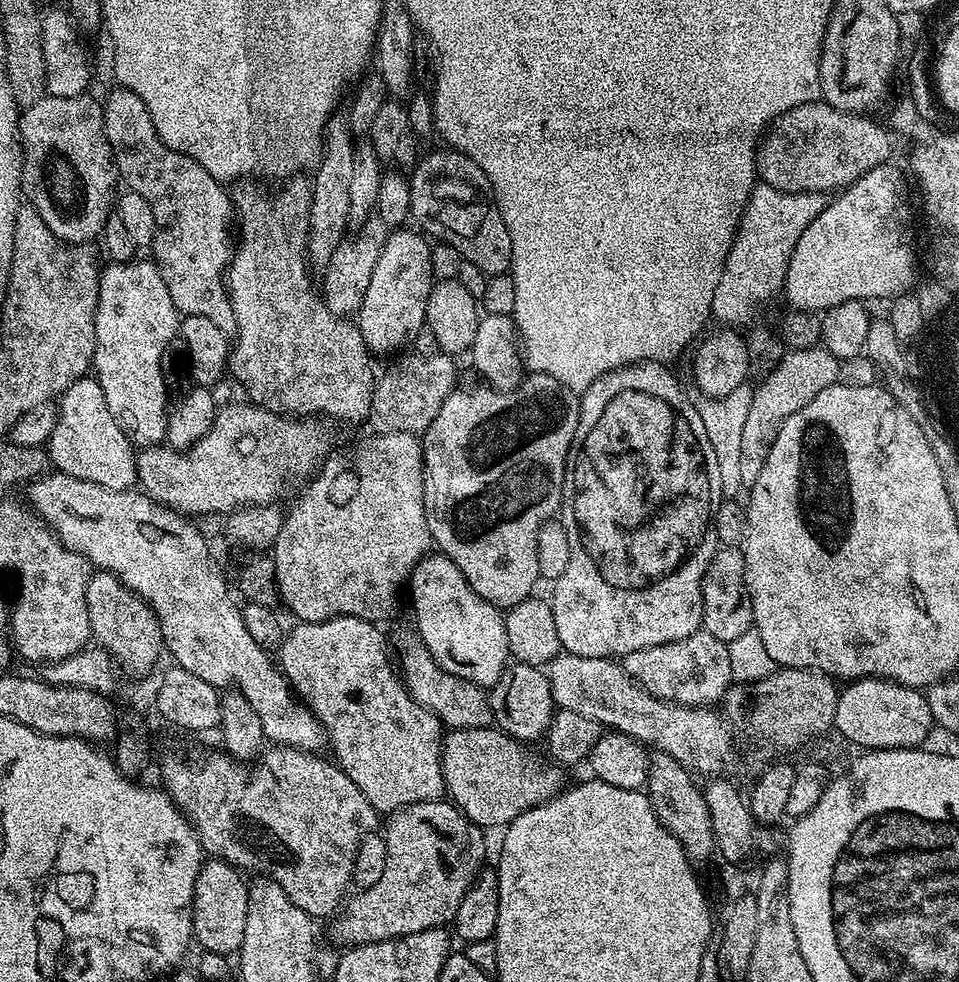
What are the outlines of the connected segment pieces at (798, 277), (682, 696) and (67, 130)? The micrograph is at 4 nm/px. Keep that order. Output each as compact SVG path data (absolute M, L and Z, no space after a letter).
M889 162L874 166L874 170L870 170L866 174L862 174L852 184L845 187L839 193L837 200L829 199L820 214L806 228L794 246L793 256L790 258L788 273L785 276L783 291L788 291L788 300L793 309L807 310L809 312L819 313L821 310L827 310L838 306L847 300L862 300L867 302L873 295L881 295L882 292L890 292L893 288L900 287L904 280L908 278L909 257L914 252L912 240L908 237L908 184L904 181L904 176L894 166L895 163Z
M703 630L690 634L678 642L666 642L644 652L632 652L626 657L628 675L661 700L689 706L712 706L727 693L733 683L730 652L725 641Z
M47 94L40 97L38 102L27 105L19 113L18 131L20 134L20 155L24 165L20 171L20 179L22 181L22 192L26 197L27 203L31 207L38 210L38 214L42 218L42 222L46 222L46 226L57 236L58 239L69 244L83 244L92 242L103 233L104 224L109 215L114 212L112 199L116 196L116 184L118 185L118 173L116 171L116 160L112 156L112 147L104 133L104 110L99 99L95 100L92 94L75 96L74 98L58 98L57 96L49 96Z

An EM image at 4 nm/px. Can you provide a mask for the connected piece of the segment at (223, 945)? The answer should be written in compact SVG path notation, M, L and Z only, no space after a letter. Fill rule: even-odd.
M208 858L201 863L200 873L196 879L194 894L192 895L192 934L195 943L197 945L200 943L208 952L232 952L232 954L236 954L240 951L245 933L250 891L249 885L244 885L243 878L245 879L237 869L224 860Z

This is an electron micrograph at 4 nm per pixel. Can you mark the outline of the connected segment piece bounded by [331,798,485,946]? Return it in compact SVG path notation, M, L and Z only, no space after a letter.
M447 799L407 804L405 808L396 809L387 820L388 825L384 828L384 869L380 877L365 892L357 896L349 895L338 915L331 921L332 936L343 946L394 940L398 936L451 925L458 914L458 906L462 906L466 890L485 863L485 833L477 824L467 820L464 813Z

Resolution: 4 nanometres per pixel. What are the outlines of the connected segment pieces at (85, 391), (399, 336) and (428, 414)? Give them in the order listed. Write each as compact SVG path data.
M78 378L68 387L58 400L58 415L52 437L48 439L46 451L51 467L58 472L65 472L67 476L82 478L96 486L106 486L115 492L126 492L133 487L136 480L136 452L137 449L126 438L120 429L120 424L110 414L110 406L106 406L106 394L102 394L100 381L95 378Z
M408 230L389 231L386 246L382 246L382 254L378 257L378 266L374 266L374 274L370 277L366 298L362 298L360 303L358 327L372 354L399 353L404 350L399 348L406 347L426 328L426 306L434 283L431 268L432 244L419 231L404 231Z
M447 354L436 356L404 356L401 355L396 365L385 376L376 381L374 398L372 399L372 416L384 423L385 429L393 432L411 432L428 427L434 414L442 410L442 402L457 387L456 363Z

